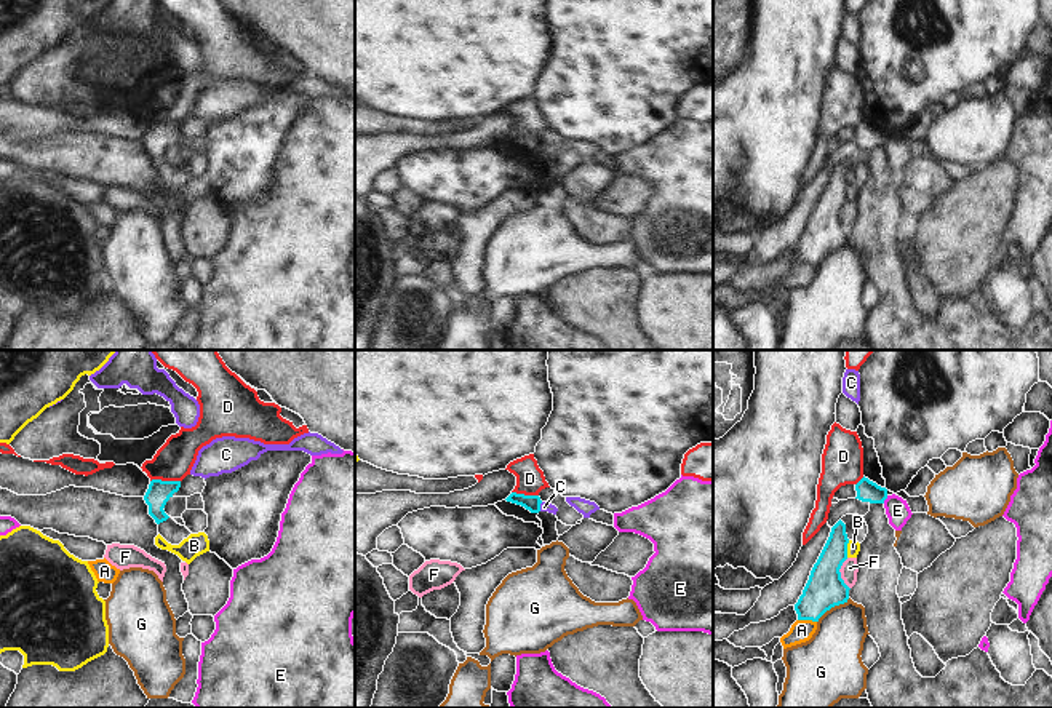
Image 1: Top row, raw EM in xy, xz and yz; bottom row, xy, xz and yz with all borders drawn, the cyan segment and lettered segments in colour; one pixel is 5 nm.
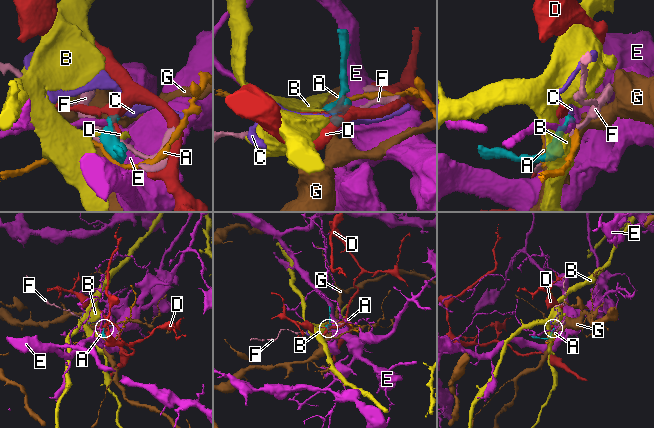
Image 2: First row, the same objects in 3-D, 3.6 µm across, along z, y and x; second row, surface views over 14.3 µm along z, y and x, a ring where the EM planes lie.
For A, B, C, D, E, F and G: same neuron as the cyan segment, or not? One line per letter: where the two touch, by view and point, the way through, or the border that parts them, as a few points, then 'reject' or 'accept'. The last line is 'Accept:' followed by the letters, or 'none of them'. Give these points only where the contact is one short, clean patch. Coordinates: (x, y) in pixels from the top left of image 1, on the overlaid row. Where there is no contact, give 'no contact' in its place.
A: meets cyan in yz at (808, 619); border along yz (798, 619), (816, 622); reject
B: meets cyan in yz at (846, 548); border along yz (849, 540), (846, 556); reject
C: meets cyan in xz at (539, 507); border along xz (542, 502), (539, 510); reject
D: meets cyan in xy at (165, 481); border along xy (179, 480), (151, 481); reject
E: meets cyan in yz at (886, 497); border along yz (888, 496), (883, 502); reject
F: meets cyan in yz at (840, 574); border along yz (846, 558), (840, 569), (840, 577), (849, 588); reject
G: meets cyan in yz at (832, 606); border along yz (849, 598), (832, 606), (817, 622); reject
Accept: none of them

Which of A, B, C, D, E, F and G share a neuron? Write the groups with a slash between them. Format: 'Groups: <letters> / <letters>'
Groups: A / B / C / D / E / F / G

